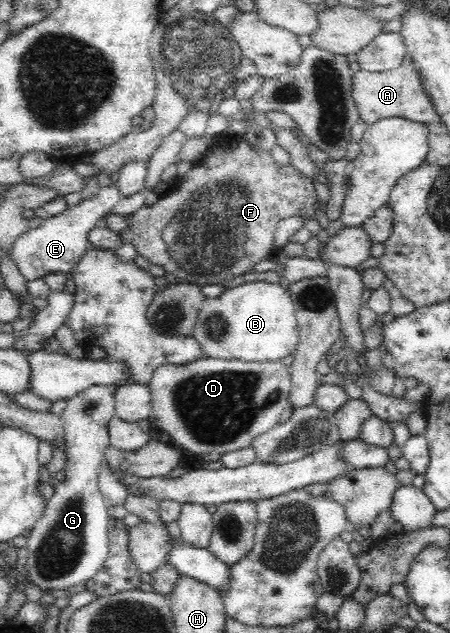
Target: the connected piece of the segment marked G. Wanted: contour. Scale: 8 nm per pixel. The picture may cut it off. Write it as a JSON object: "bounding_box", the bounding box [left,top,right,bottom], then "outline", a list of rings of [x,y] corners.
{"bounding_box":[24,385,116,593],"outline":[[[92,385],[67,400],[66,408],[61,413],[62,431],[65,440],[66,462],[64,479],[54,486],[54,494],[47,500],[45,513],[32,527],[26,541],[28,557],[24,567],[27,577],[43,593],[56,589],[69,589],[74,585],[86,582],[104,567],[109,547],[109,511],[108,504],[100,493],[98,477],[99,467],[104,462],[105,450],[111,446],[108,432],[109,422],[116,415],[113,386]]]}

